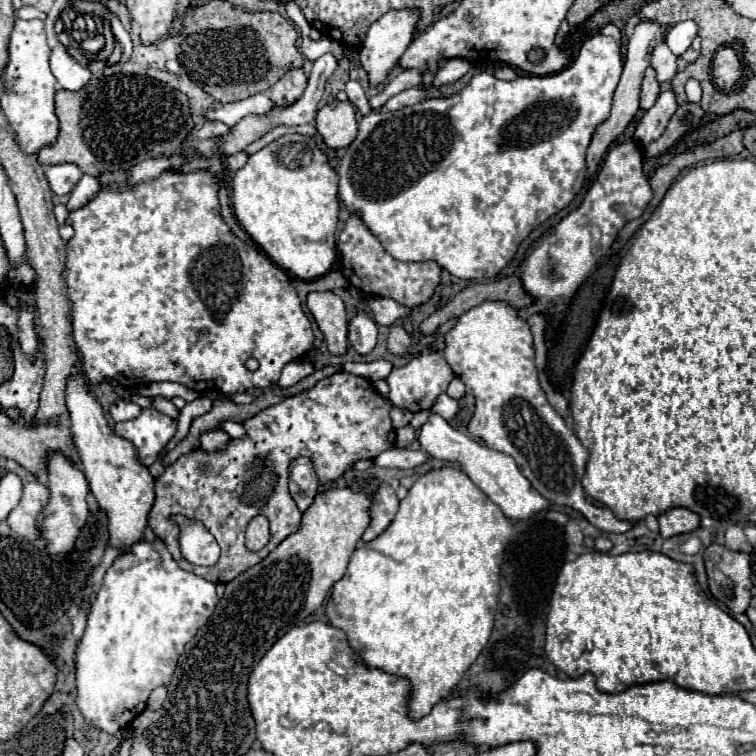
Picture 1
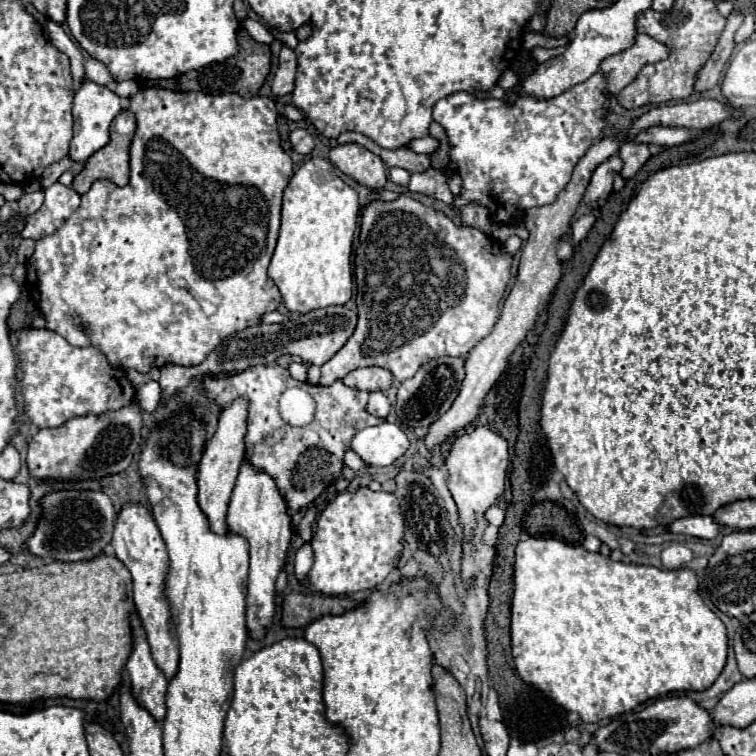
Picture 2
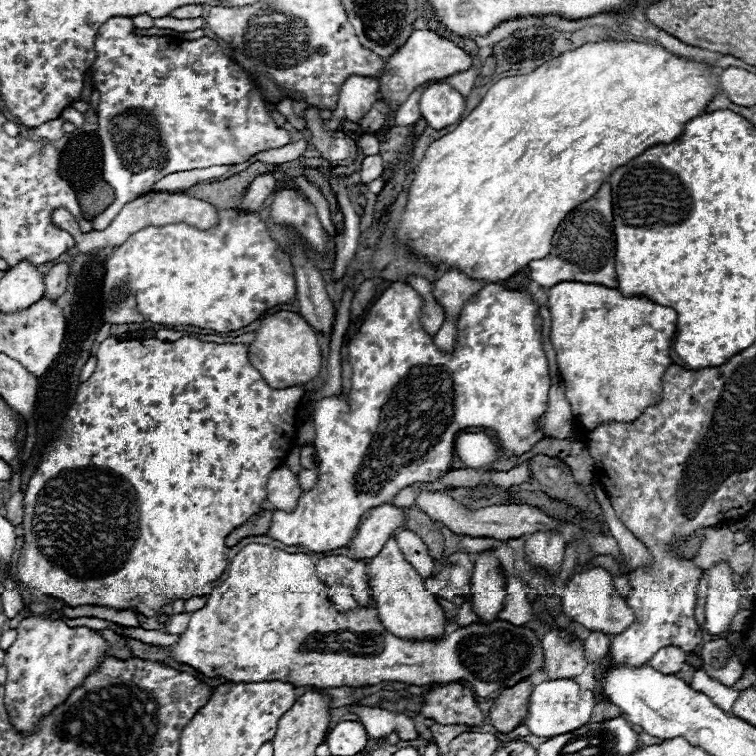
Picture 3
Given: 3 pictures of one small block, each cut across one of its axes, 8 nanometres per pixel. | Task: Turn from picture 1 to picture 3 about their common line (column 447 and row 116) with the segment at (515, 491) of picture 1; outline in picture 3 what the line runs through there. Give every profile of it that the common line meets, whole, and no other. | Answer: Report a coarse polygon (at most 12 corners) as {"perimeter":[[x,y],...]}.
{"perimeter":[[446,82],[420,94],[420,116],[434,130],[456,124],[466,100]]}

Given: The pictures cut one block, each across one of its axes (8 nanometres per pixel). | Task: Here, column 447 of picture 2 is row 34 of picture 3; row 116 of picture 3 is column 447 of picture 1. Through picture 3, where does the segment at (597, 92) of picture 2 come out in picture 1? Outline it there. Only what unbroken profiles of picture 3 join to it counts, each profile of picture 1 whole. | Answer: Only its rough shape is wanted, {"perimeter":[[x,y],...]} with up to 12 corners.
{"perimeter":[[594,34],[362,112],[338,198],[396,260],[490,280],[564,210],[622,74]]}

